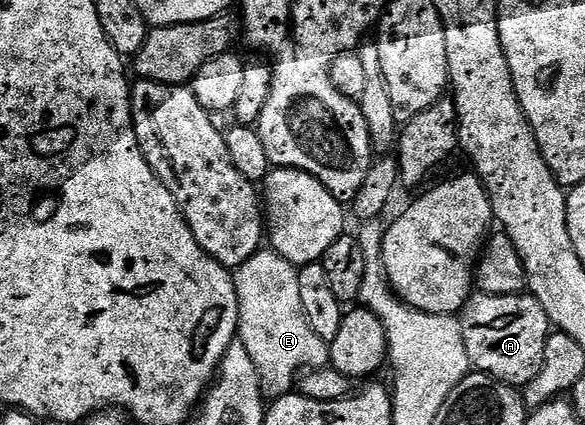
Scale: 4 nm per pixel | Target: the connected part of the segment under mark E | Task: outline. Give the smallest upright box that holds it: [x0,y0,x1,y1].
[233,249,330,397]

